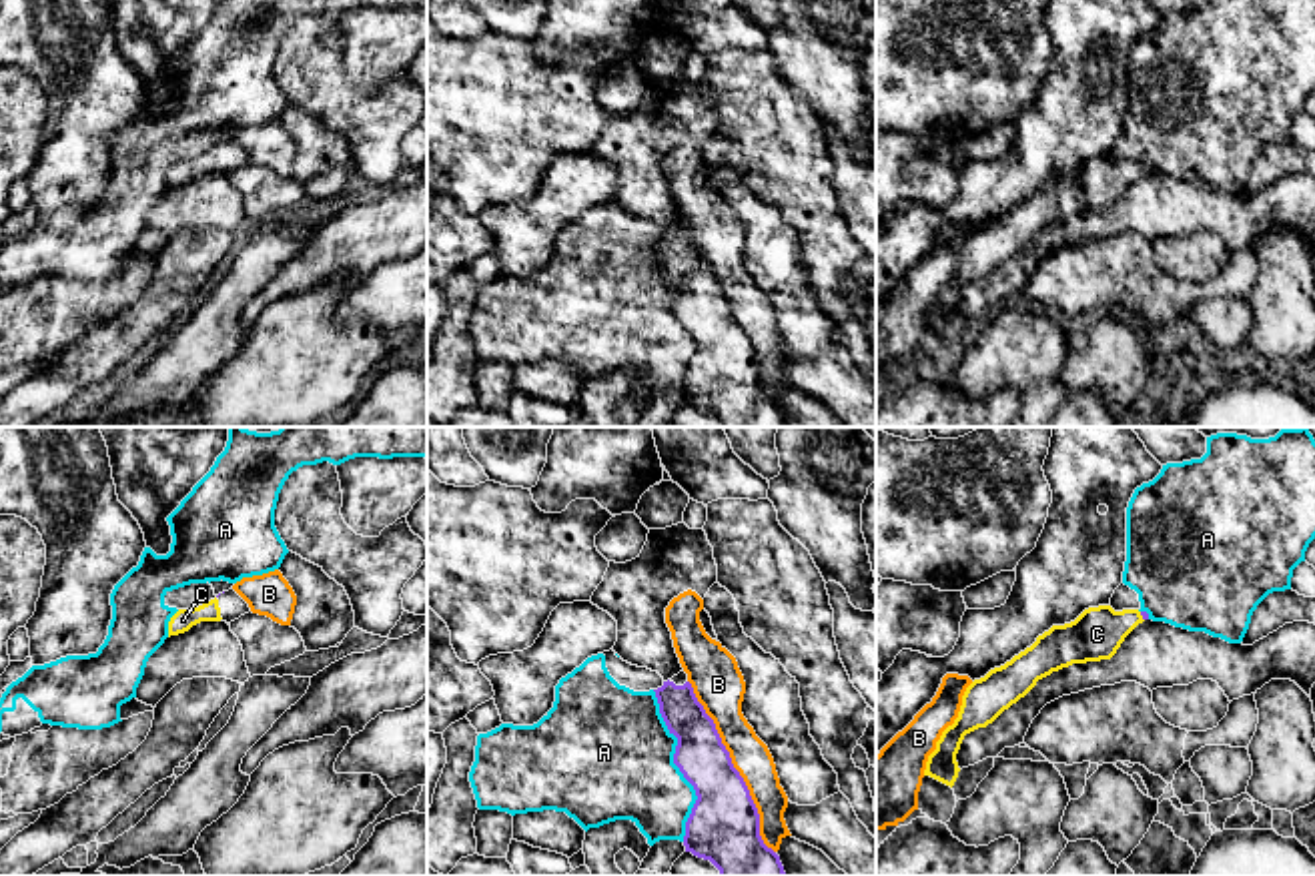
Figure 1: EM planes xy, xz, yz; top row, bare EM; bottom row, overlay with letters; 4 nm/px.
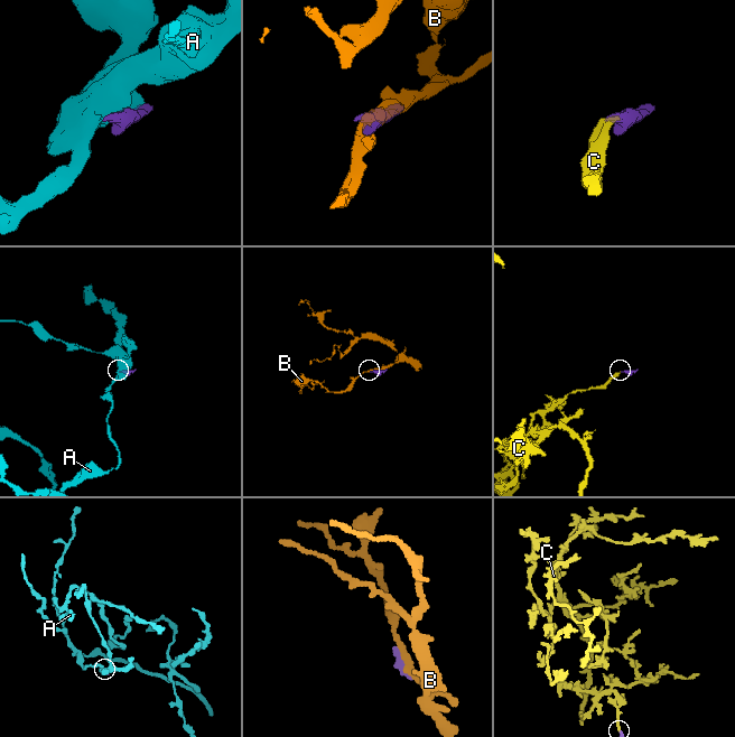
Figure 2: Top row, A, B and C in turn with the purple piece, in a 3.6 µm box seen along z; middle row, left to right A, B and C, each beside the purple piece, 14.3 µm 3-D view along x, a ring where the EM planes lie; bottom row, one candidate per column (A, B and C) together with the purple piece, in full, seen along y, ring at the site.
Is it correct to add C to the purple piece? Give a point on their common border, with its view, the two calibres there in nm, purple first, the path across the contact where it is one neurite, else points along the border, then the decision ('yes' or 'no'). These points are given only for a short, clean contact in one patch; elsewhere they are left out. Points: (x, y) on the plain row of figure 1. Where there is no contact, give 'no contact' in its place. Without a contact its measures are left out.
contact yz (1141, 165); calibres 30 and 200 nm; way yz (1145, 167), (1141, 165), (1097, 185); yes

